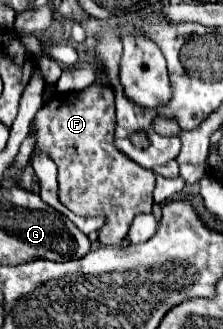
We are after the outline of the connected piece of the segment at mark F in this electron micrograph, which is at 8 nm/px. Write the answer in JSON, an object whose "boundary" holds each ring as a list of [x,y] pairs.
{"boundary":[[[97,82],[79,92],[55,94],[31,122],[31,134],[37,140],[35,154],[49,154],[59,170],[61,202],[79,216],[105,220],[99,230],[101,244],[121,244],[133,218],[153,210],[155,172],[141,168],[113,148],[115,124],[115,96],[113,88],[105,82]]]}

